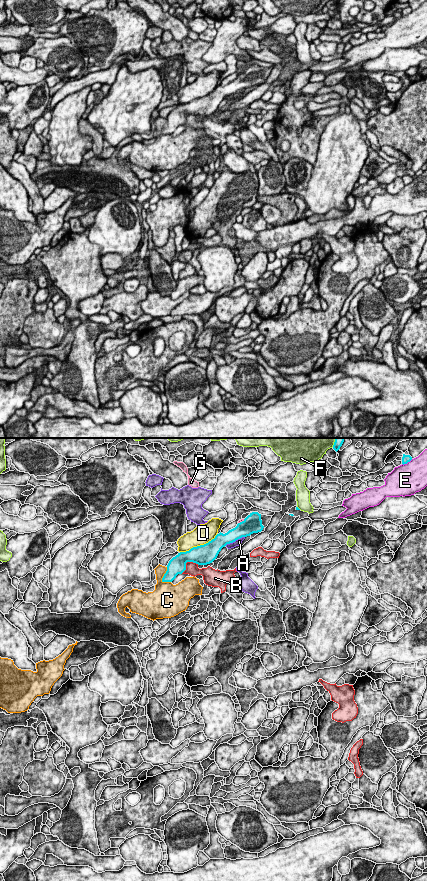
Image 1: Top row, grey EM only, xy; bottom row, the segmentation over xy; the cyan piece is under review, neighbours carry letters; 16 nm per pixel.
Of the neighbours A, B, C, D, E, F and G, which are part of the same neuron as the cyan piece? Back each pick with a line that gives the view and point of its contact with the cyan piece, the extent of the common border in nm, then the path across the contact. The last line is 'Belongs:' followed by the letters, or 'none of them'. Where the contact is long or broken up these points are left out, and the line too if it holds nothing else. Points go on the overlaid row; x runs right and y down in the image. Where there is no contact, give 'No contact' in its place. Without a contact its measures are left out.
Belongs: none of them

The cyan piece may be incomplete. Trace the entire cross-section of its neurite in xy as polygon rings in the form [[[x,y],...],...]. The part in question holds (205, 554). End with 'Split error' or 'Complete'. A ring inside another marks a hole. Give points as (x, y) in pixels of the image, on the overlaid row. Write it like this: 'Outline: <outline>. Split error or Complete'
Outline: [[[258,512],[250,513],[242,522],[227,533],[219,533],[214,539],[204,545],[191,548],[189,551],[180,552],[173,557],[168,565],[167,571],[162,578],[162,582],[172,582],[178,574],[186,570],[186,563],[193,562],[198,565],[207,565],[212,563],[218,556],[219,552],[227,544],[236,540],[250,536],[263,530],[261,514]]]. Complete

